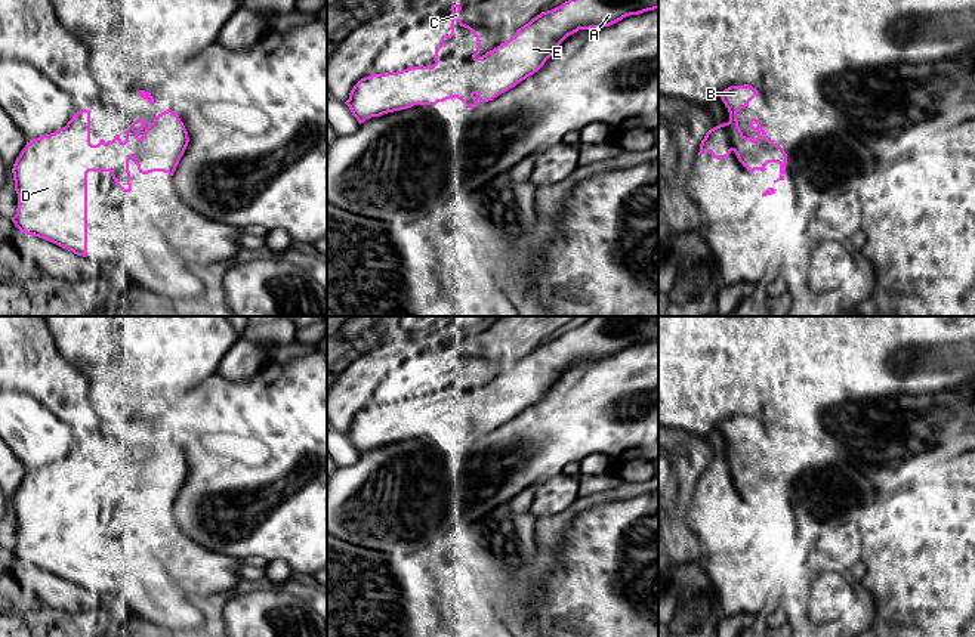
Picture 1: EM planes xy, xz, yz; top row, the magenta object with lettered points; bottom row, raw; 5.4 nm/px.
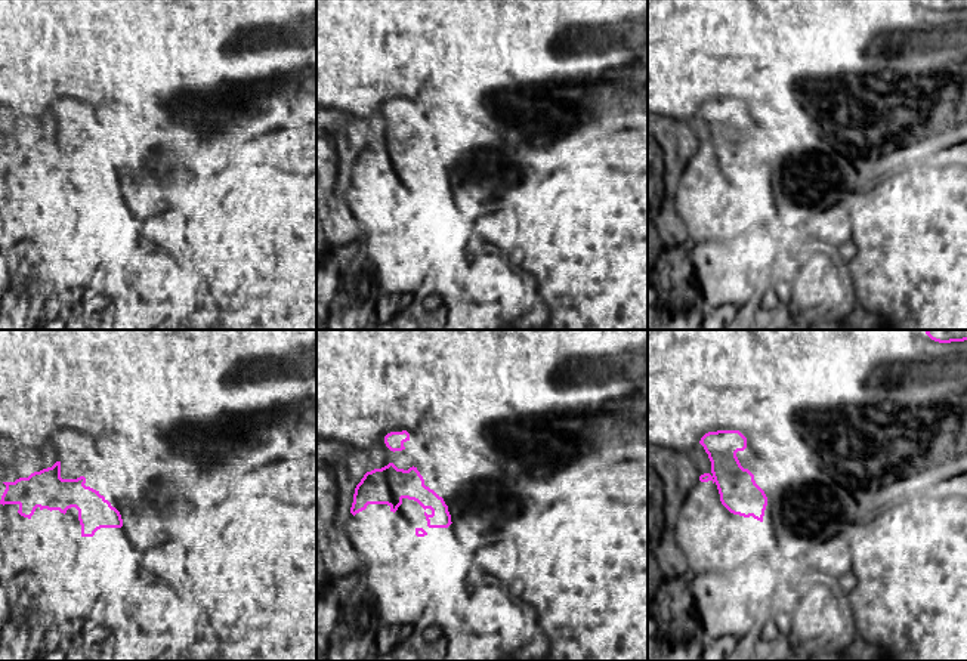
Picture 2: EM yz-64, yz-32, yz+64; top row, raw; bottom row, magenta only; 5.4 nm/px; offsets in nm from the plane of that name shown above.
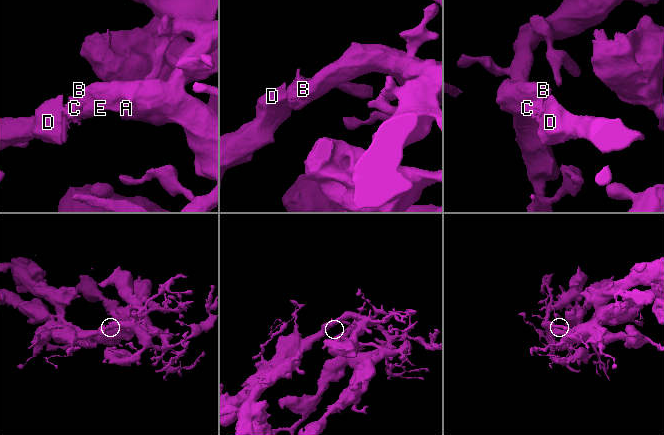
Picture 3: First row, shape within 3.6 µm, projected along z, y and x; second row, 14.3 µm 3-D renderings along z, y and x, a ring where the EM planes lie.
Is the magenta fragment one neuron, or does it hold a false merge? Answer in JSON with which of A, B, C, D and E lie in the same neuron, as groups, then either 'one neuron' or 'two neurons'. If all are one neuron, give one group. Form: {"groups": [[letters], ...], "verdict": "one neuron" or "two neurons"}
{"groups": [["A", "B", "C", "D", "E"]], "verdict": "one neuron"}

